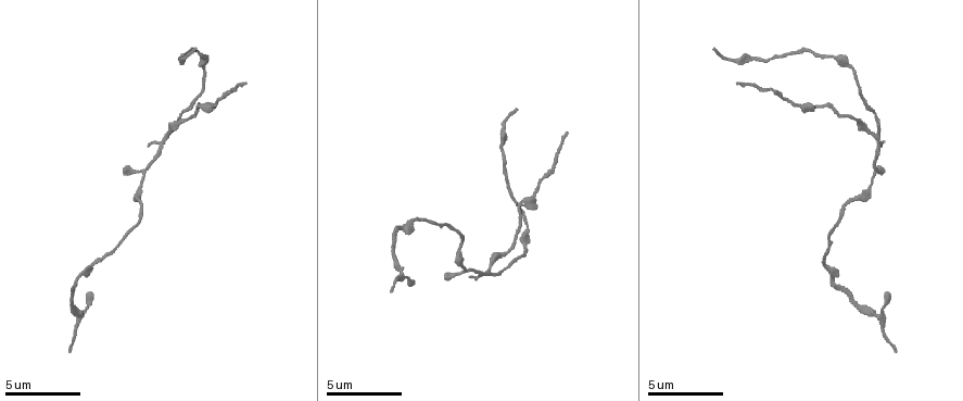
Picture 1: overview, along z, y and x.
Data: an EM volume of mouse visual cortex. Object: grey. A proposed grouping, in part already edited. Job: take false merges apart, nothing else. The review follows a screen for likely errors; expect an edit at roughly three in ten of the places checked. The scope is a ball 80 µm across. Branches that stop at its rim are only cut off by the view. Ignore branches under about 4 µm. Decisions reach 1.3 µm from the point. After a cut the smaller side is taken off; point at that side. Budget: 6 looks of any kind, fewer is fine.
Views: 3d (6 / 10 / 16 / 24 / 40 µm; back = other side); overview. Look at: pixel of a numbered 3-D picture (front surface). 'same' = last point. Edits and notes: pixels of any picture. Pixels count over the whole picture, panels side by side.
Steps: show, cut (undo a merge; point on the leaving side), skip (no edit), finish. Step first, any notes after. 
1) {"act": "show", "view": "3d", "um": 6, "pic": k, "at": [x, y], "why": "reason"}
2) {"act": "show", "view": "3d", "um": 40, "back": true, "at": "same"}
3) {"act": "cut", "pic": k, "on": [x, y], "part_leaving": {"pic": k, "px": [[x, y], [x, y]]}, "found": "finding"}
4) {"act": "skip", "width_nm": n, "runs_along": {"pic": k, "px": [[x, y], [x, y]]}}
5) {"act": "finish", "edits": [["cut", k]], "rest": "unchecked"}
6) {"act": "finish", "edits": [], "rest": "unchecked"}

{"act": "show", "view": "3d", "um": 16, "pic": 1, "at": [825, 261], "why": "sudden change in width"}

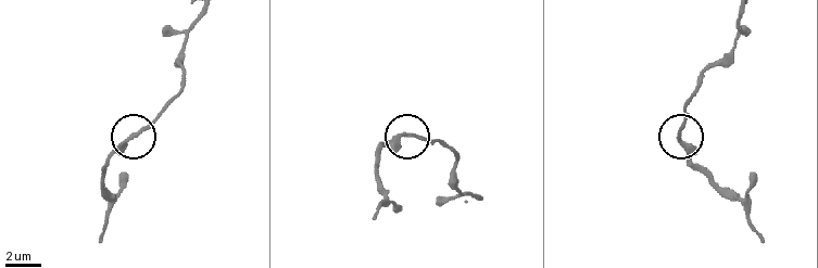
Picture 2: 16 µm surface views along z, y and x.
{"act": "skip", "runs_along": {"pic": 2, "px": [[474, 196], [440, 144], [400, 137], [376, 153]]}, "found": "continuous, no second neuron"}

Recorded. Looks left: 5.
{"act": "show", "view": "3d", "um": 6, "pic": 1, "at": [826, 58], "why": "sudden change in width"}

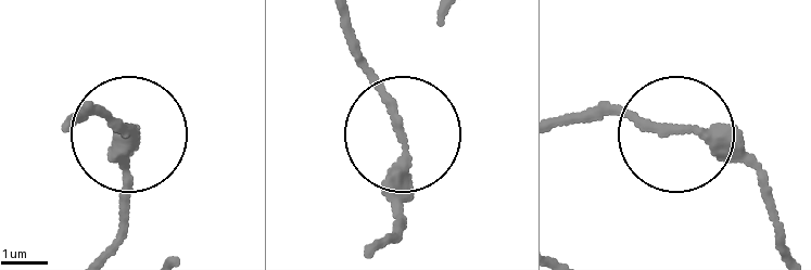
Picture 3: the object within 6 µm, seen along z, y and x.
{"act": "show", "view": "3d", "um": 6, "back": true, "pic": 3, "at": [669, 131], "why": "other side"}

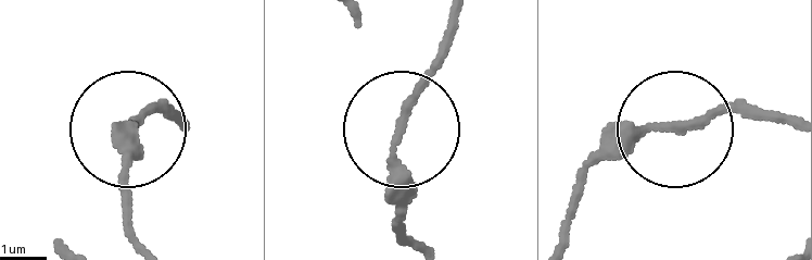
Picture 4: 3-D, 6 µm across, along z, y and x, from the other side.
{"act": "skip", "width_nm": 210, "found": "continuous, no second neuron"}

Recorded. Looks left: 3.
{"act": "show", "view": "3d", "um": 6, "pic": 1, "at": [489, 272], "why": "four-way junction"}

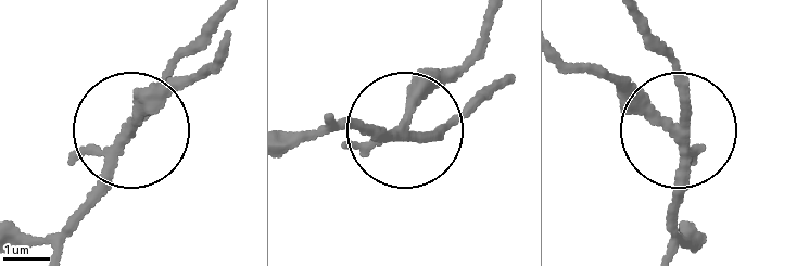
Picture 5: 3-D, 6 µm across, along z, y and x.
{"act": "cut", "pic": 5, "on": [151, 101], "width_nm": 220, "part_leaving": {"pic": 5, "px": [[119, 144], [213, 59]]}, "found": "two neurons meet here"}

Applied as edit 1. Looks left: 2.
{"act": "finish", "edits": [["cut", 5]], "rest": "unchecked"}

